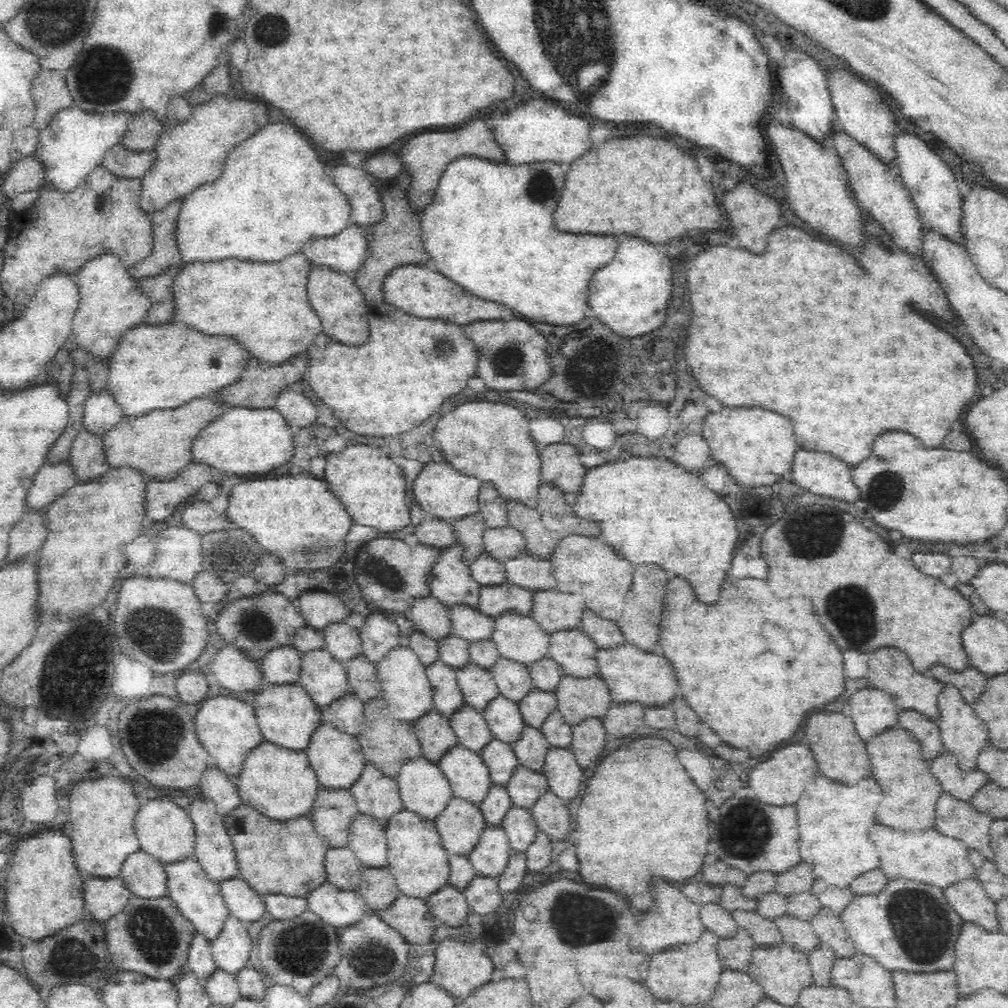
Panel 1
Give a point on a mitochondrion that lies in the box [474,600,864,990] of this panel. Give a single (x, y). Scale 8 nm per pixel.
(581, 920)

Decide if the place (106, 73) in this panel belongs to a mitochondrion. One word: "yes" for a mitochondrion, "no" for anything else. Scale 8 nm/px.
yes

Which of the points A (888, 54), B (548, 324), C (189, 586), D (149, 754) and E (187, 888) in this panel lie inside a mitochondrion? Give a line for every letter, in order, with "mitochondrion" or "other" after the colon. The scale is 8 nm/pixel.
A: other
B: other
C: other
D: mitochondrion
E: other

